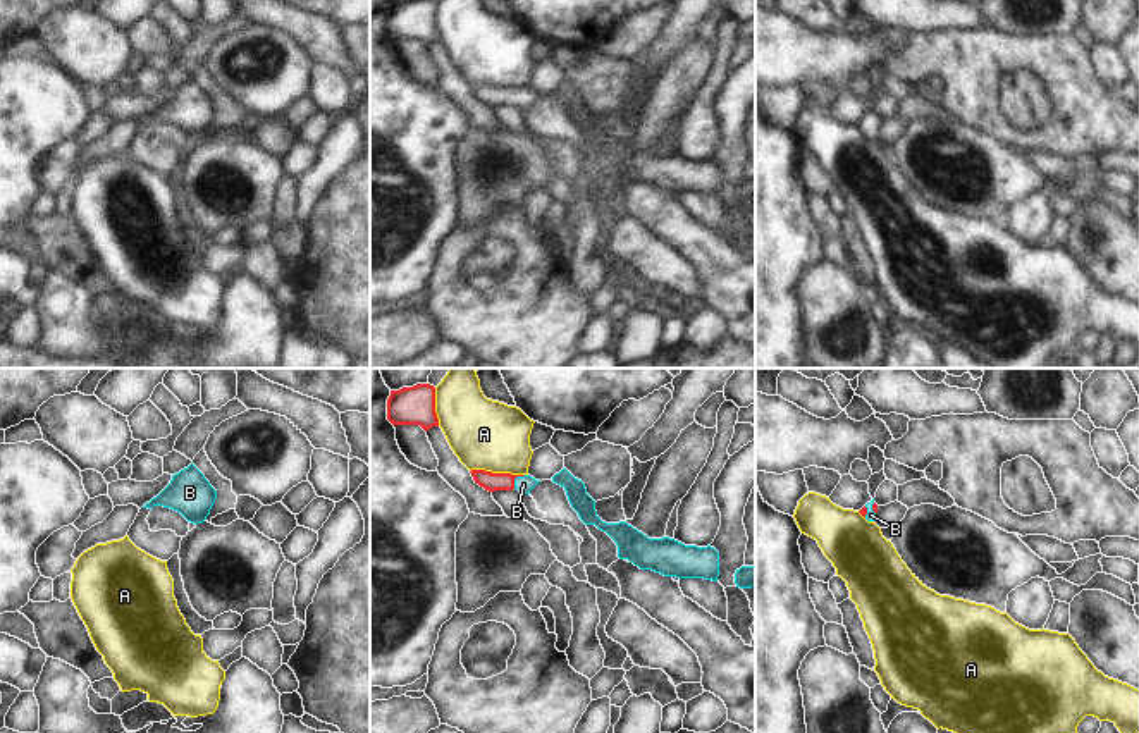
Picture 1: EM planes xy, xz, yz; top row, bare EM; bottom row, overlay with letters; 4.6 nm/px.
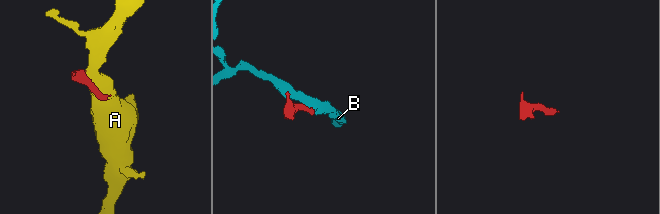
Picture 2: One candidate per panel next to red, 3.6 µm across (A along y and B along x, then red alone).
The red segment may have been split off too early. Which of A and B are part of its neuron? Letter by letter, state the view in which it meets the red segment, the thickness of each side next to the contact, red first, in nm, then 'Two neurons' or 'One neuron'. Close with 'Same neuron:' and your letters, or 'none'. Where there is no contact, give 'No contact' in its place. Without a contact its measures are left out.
A: Touches red in xz. Thickness 90 nm (red) against 320 nm. Two neurons
B: Touches red in xz. Thickness 90 nm (red) against 80 nm. One neuron
Same neuron: B

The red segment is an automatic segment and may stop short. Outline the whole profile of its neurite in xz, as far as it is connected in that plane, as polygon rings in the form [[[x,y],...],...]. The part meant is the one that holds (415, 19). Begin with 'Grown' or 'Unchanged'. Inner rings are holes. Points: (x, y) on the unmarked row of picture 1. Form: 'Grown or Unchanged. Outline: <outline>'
Unchanged. Outline: [[[413,0],[391,5],[387,14],[387,34],[392,40],[420,40],[425,46],[432,41],[439,41],[435,2]]]

